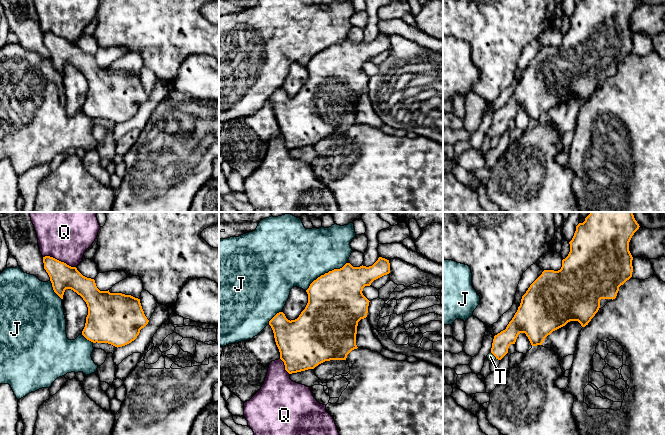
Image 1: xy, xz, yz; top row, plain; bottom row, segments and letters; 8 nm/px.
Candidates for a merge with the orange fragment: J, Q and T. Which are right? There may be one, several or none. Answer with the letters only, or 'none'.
T

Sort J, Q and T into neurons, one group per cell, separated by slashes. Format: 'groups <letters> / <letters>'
groups J / Q / T

